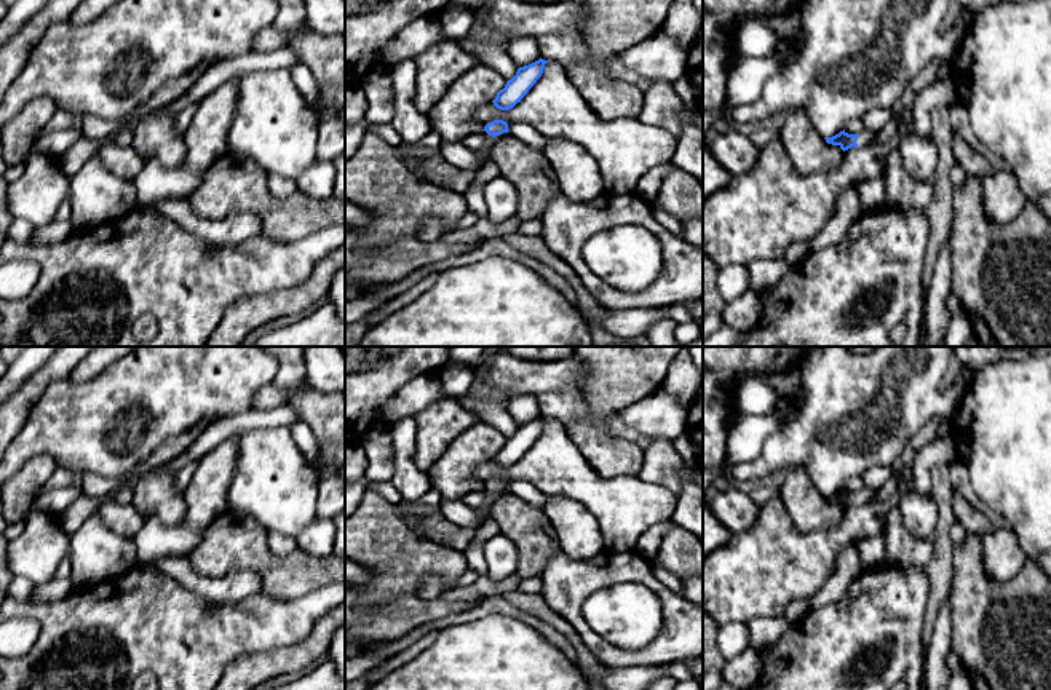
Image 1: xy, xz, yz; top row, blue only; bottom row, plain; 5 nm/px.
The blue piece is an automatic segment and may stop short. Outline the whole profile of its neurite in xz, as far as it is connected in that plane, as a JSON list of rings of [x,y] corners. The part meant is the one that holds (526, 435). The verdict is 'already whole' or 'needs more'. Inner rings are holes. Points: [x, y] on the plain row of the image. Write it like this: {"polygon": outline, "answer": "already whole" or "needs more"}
{"polygon": [[[538,417],[529,423],[519,425],[516,433],[506,439],[505,446],[500,447],[492,458],[500,468],[513,466],[529,450],[529,447],[541,434],[545,422],[548,418]]], "answer": "already whole"}

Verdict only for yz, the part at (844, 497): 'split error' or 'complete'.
split error

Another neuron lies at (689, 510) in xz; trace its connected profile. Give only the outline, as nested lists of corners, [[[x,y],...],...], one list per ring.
[[[682,462],[682,490],[677,494],[672,521],[692,530],[703,545],[703,489],[696,482],[695,466]]]

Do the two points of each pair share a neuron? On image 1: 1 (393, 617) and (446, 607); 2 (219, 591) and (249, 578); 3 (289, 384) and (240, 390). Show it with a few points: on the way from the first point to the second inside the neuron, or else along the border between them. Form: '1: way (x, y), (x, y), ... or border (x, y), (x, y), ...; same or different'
1: way (406, 614), (433, 609); same
2: way (227, 588), (241, 583); same
3: border (278, 363), (278, 371), (270, 382); different

